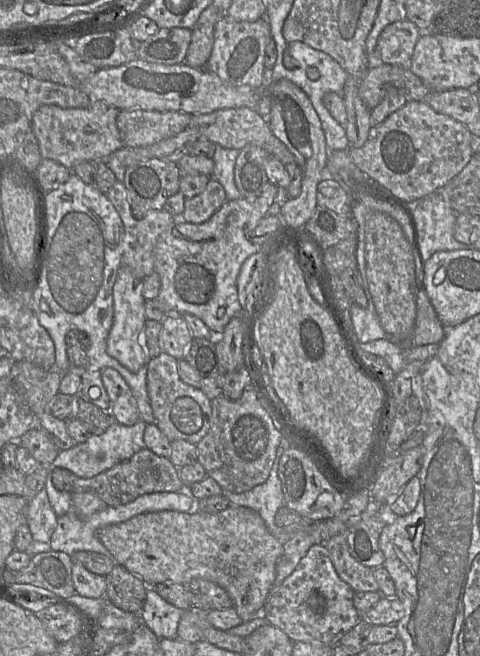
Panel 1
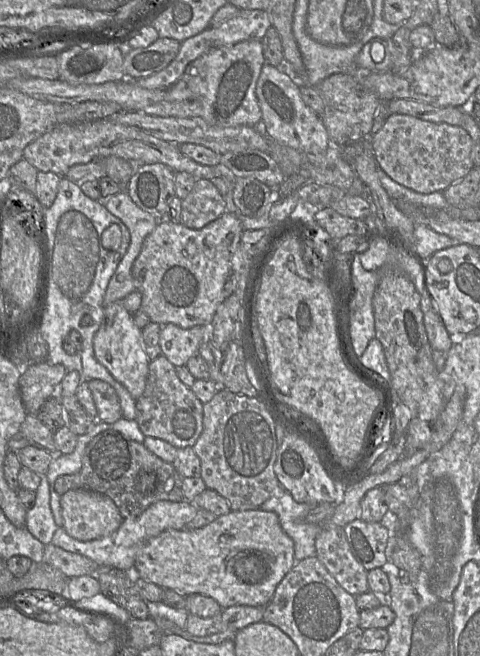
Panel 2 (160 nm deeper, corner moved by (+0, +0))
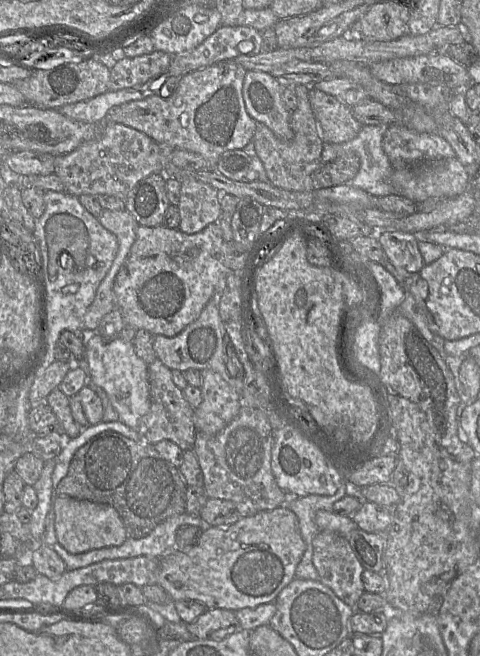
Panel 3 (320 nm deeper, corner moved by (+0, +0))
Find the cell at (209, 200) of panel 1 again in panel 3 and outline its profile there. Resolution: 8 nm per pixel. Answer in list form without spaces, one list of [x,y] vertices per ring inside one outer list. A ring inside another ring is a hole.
[[[186,178],[181,182],[178,209],[179,229],[187,234],[202,231],[209,224],[217,222],[223,213],[219,191],[195,178]]]

